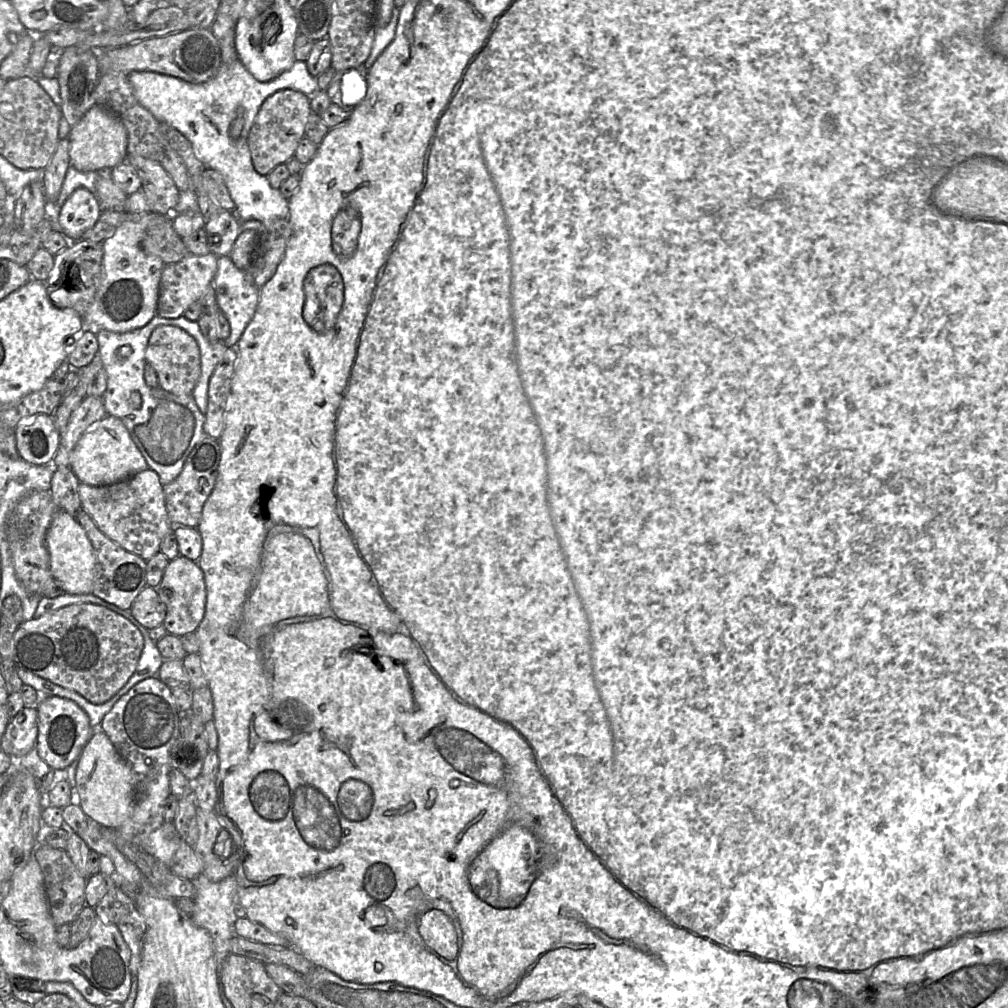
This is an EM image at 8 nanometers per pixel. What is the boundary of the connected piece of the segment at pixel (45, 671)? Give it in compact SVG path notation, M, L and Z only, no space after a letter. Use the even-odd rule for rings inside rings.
M81 603L23 622L11 648L19 668L102 704L134 673L143 645L142 634L127 618L100 605Z

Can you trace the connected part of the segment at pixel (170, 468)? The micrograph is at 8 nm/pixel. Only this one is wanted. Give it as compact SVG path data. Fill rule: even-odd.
M155 315L145 326L115 333L100 330L97 333L98 356L107 372L107 388L102 400L107 415L119 418L127 428L132 440L145 458L148 468L155 471L162 485L172 482L183 470L184 464L194 446L205 436L205 413L208 408L210 378L221 360L227 346L223 342L209 342L202 334L197 322L184 316L170 319ZM158 326L176 326L191 335L197 342L201 357L201 375L192 394L177 396L161 387L151 388L144 379L145 353L149 338ZM120 347L131 347L131 355L118 360Z

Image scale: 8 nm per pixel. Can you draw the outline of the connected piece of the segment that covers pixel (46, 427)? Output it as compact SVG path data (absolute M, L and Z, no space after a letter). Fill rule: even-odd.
M36 414L20 420L15 428L17 452L24 461L50 464L57 453L60 433L52 415Z

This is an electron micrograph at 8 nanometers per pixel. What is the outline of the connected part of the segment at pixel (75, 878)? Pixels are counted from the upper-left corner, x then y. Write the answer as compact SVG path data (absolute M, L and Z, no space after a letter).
M46 843L35 846L34 857L43 874L44 888L49 911L55 926L70 924L86 906L85 886L87 879L79 874L66 850L55 849Z

